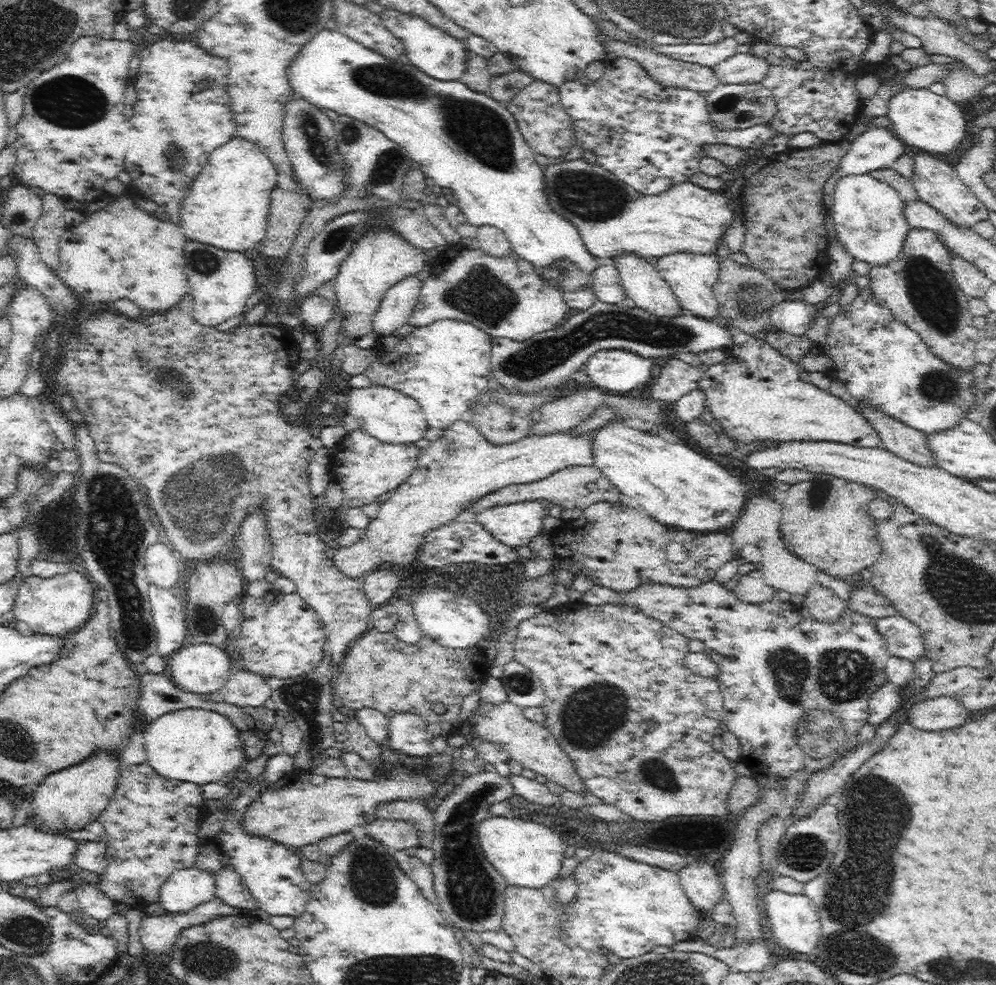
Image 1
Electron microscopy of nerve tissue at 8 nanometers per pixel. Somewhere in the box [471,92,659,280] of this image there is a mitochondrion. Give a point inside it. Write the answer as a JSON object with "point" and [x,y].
{"point":[585,194]}

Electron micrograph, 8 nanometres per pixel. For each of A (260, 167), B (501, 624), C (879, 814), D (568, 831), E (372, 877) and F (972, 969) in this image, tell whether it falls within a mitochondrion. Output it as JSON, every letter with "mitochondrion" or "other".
{"A":"other","B":"other","C":"mitochondrion","D":"other","E":"mitochondrion","F":"mitochondrion"}

